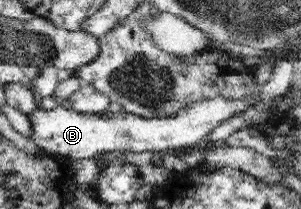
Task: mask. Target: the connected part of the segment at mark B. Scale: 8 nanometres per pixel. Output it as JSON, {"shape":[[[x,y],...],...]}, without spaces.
{"shape":[[[258,96],[253,99],[253,97],[244,97],[244,98],[224,98],[224,97],[216,97],[210,99],[208,101],[198,101],[186,107],[186,109],[182,109],[180,112],[177,113],[176,116],[170,116],[165,118],[143,118],[140,116],[136,116],[133,113],[127,113],[123,109],[114,108],[110,111],[105,111],[104,113],[86,113],[86,112],[79,112],[78,110],[73,109],[64,109],[64,107],[57,107],[56,109],[50,110],[40,110],[40,111],[32,111],[30,115],[27,115],[31,122],[31,126],[33,128],[33,134],[28,136],[36,145],[38,145],[41,151],[45,151],[47,154],[53,154],[56,157],[61,157],[62,159],[66,159],[68,161],[73,161],[77,159],[92,159],[92,157],[97,157],[98,155],[102,155],[102,153],[112,152],[112,151],[120,151],[120,152],[134,152],[134,153],[142,153],[142,151],[151,151],[151,152],[161,152],[166,153],[168,151],[175,151],[176,153],[182,153],[183,151],[190,151],[200,145],[204,146],[206,142],[206,135],[214,129],[214,127],[218,127],[222,121],[231,120],[232,118],[239,116],[240,113],[248,112],[258,101]]]}

